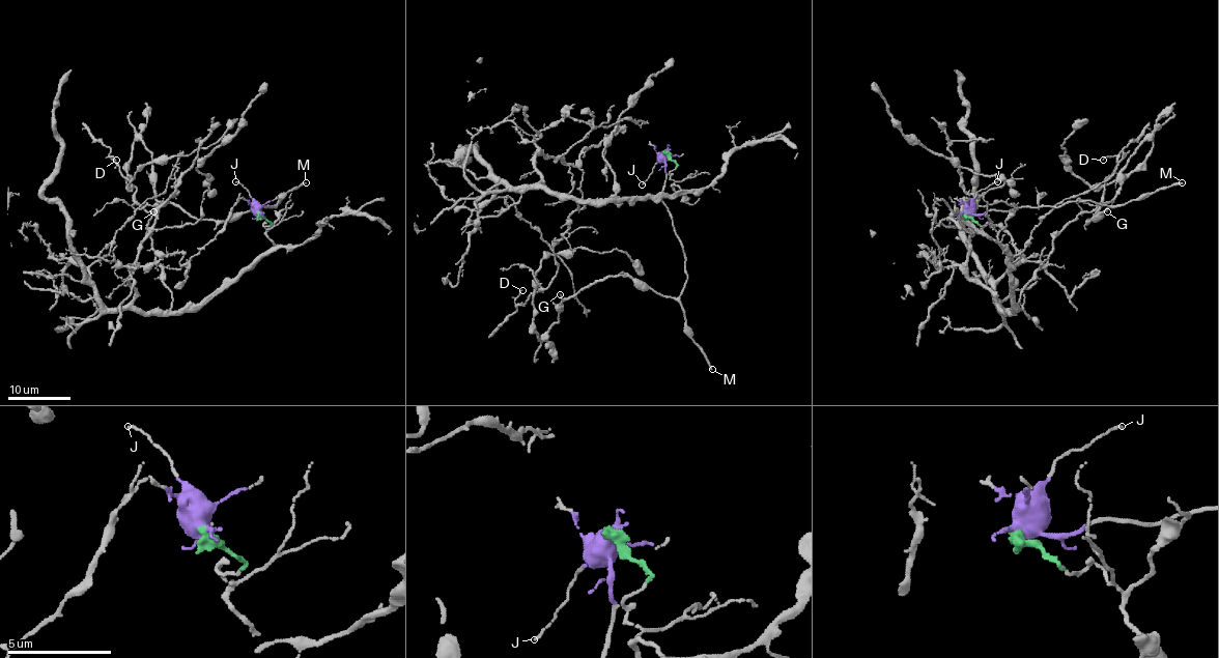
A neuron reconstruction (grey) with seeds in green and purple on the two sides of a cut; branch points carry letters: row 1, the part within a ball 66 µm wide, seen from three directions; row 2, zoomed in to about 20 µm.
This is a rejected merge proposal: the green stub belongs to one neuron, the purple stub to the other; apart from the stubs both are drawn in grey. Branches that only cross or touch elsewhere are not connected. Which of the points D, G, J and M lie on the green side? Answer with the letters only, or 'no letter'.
D

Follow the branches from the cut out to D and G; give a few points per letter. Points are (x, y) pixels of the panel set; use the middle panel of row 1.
D: (665, 152), (676, 165), (670, 177), (678, 193), (578, 201), (554, 247), (554, 280), (516, 305), (522, 290)
G: (665, 152), (660, 199), (682, 245), (682, 292), (663, 296), (623, 275), (568, 298), (560, 293)

